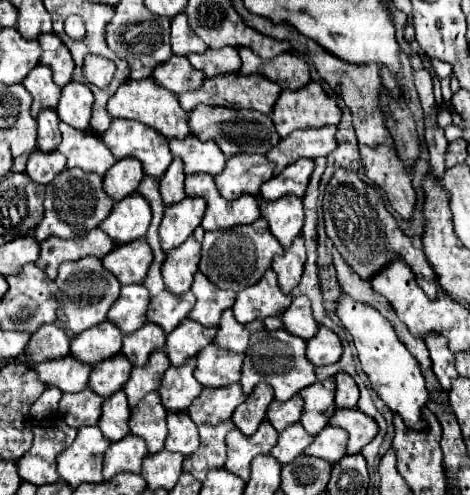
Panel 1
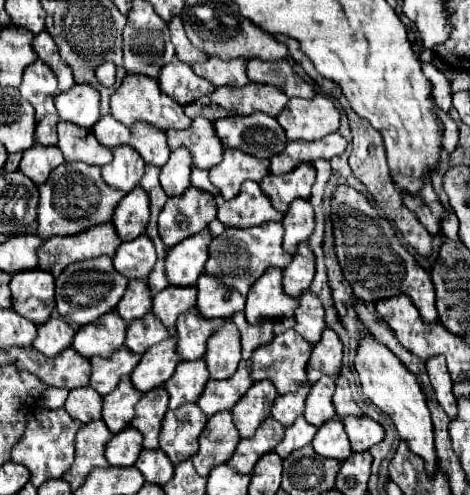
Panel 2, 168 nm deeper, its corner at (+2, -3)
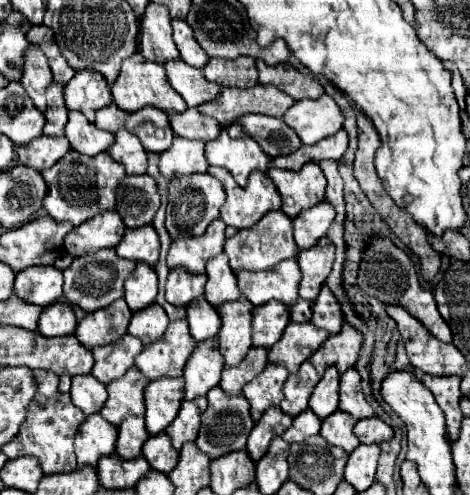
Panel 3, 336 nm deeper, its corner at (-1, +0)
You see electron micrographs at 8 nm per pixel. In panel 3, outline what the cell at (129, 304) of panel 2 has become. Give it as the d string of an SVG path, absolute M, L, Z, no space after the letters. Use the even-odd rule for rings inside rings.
M138 264L132 276L124 282L124 290L126 290L124 298L132 312L152 304L158 294L158 276L154 268L148 264Z

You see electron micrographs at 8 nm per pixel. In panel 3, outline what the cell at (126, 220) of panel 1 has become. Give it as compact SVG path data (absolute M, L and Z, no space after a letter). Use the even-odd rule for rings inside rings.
M126 176L120 182L116 190L116 212L122 216L126 228L140 228L150 224L158 208L160 194L152 176Z

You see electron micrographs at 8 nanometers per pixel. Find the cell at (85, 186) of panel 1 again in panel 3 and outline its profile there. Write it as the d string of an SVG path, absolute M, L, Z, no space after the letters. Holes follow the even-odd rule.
M68 152L62 160L58 160L52 168L42 172L48 192L44 198L44 208L54 220L68 220L74 226L80 226L82 222L90 220L92 216L114 210L116 204L116 184L126 176L124 166L116 162L108 152L102 152L98 156L82 156L78 152Z

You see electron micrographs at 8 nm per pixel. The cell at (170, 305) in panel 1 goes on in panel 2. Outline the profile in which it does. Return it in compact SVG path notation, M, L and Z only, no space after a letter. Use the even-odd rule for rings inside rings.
M165 287L165 291L153 297L151 313L167 327L175 327L175 321L181 313L187 313L195 307L197 289L195 287Z

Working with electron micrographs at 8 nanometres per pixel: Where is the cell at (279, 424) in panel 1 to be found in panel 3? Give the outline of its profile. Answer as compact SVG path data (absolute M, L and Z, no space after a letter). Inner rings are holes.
M306 360L300 366L298 374L288 376L284 384L284 400L280 402L280 408L290 416L298 416L302 410L308 408L310 394L318 382L320 382L318 372L312 368L312 362Z

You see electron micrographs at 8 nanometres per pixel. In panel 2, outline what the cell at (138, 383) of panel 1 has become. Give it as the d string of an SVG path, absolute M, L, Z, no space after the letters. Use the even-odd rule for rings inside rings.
M173 337L153 345L149 351L141 355L139 365L131 373L131 383L139 393L147 393L151 389L161 387L175 371L175 365L181 361L173 351Z

